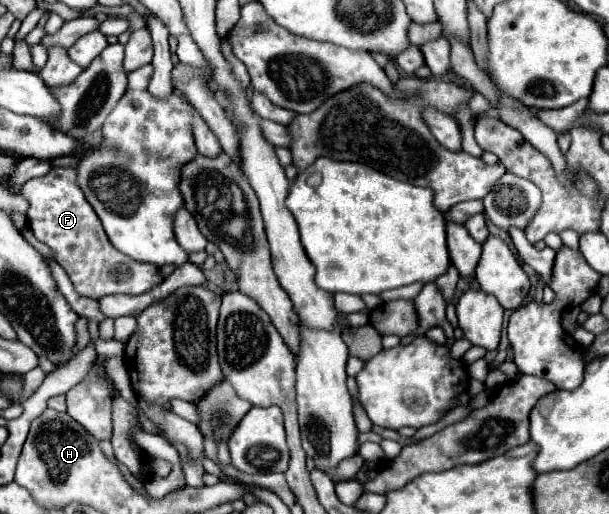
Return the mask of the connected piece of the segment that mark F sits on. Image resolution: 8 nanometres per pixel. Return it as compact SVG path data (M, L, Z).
M52 168L48 176L32 178L22 186L22 196L30 202L28 226L32 228L34 236L52 248L56 262L66 270L76 292L82 296L102 298L114 292L142 294L150 290L162 280L158 268L136 262L108 244L102 224L84 198L76 176L78 174L74 168Z

